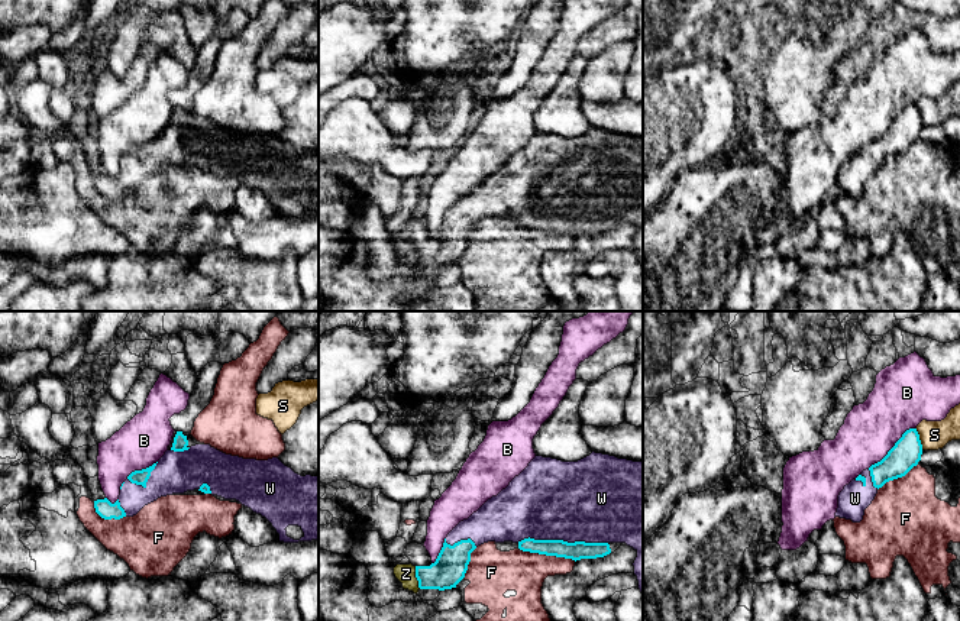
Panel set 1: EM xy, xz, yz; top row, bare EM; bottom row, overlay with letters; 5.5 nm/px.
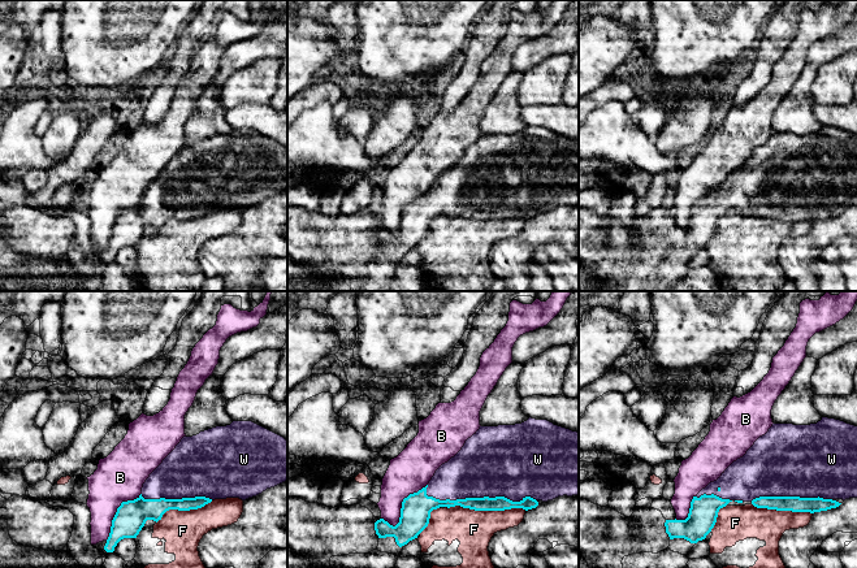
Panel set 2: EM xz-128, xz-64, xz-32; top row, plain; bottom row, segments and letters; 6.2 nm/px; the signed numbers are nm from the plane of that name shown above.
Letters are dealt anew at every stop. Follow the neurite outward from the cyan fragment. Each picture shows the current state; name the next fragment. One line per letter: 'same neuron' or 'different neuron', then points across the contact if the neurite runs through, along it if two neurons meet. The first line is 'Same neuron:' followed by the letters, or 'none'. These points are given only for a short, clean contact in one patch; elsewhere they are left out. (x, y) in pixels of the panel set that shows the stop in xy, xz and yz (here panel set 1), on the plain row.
Same neuron: W
B: different neuron
F: different neuron
S: different neuron; border along yz (915, 104), (923, 125)
W: same neuron
Z: different neuron; border along xz (414, 242), (414, 251), (420, 264)

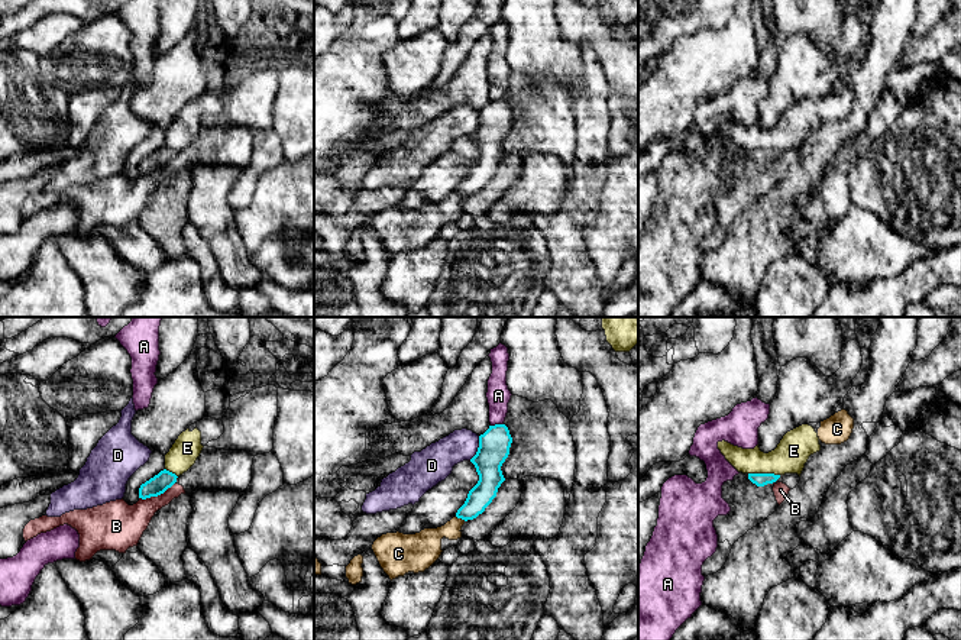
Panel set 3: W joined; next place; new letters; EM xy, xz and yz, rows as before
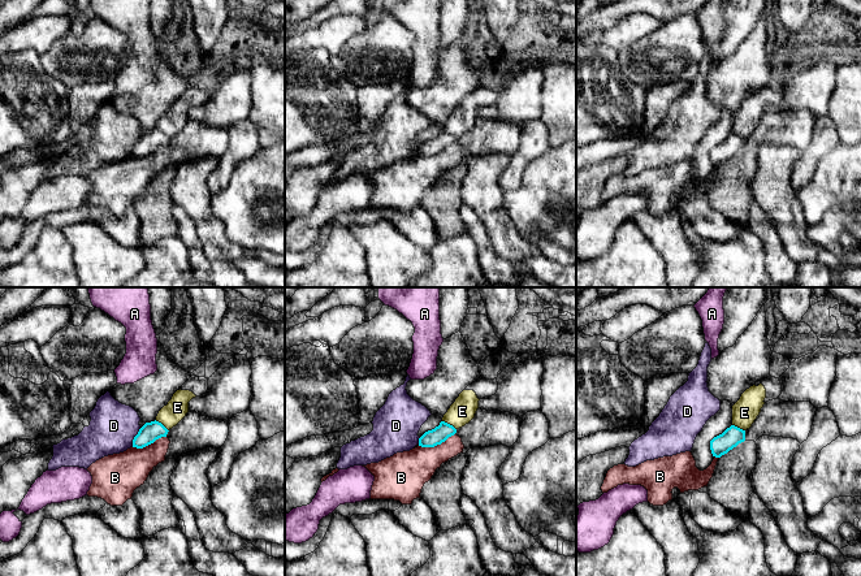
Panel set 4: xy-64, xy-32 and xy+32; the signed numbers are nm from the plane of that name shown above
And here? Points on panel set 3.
Same neuron: none
A: different neuron
B: different neuron; border along xy (174, 158), (157, 171), (139, 174)
C: different neuron; border along xz (456, 191), (465, 196)
D: different neuron
E: different neuron; border along yz (748, 148), (773, 148), (779, 151)

